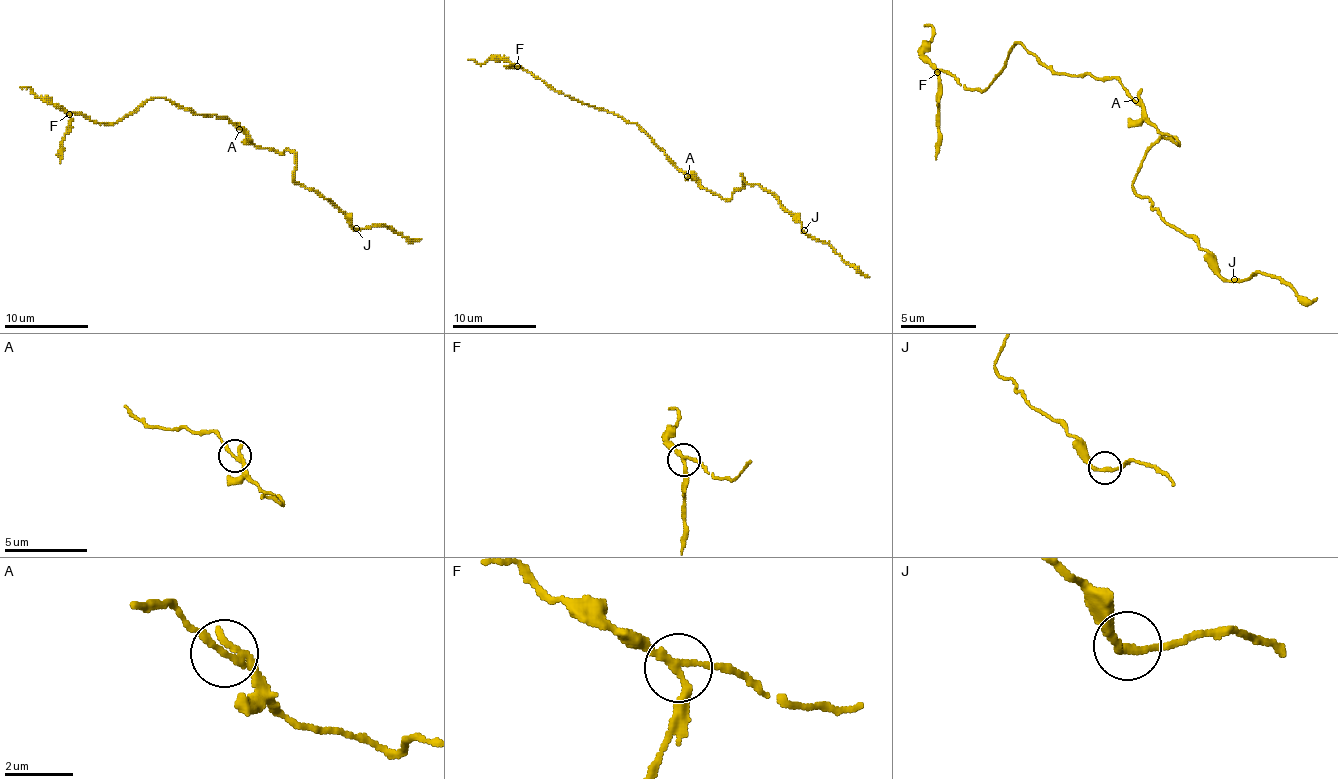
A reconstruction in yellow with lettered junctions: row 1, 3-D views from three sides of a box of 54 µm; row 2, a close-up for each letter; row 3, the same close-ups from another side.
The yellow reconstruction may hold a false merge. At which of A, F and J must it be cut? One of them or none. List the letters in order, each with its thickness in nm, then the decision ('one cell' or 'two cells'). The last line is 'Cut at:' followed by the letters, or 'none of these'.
A: 160 nm | one cell
F: 180 nm | two cells
J: 200 nm | one cell
Cut at: F

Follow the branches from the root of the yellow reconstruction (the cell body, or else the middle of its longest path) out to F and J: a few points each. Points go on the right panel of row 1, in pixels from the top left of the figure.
F: (1135, 104), (1116, 81), (1051, 73), (1020, 43), (986, 88), (963, 88), (948, 73), (937, 73)
J: (1135, 104), (1161, 134), (1177, 142), (1161, 138), (1146, 153), (1135, 191), (1177, 226), (1226, 279), (1234, 279)

